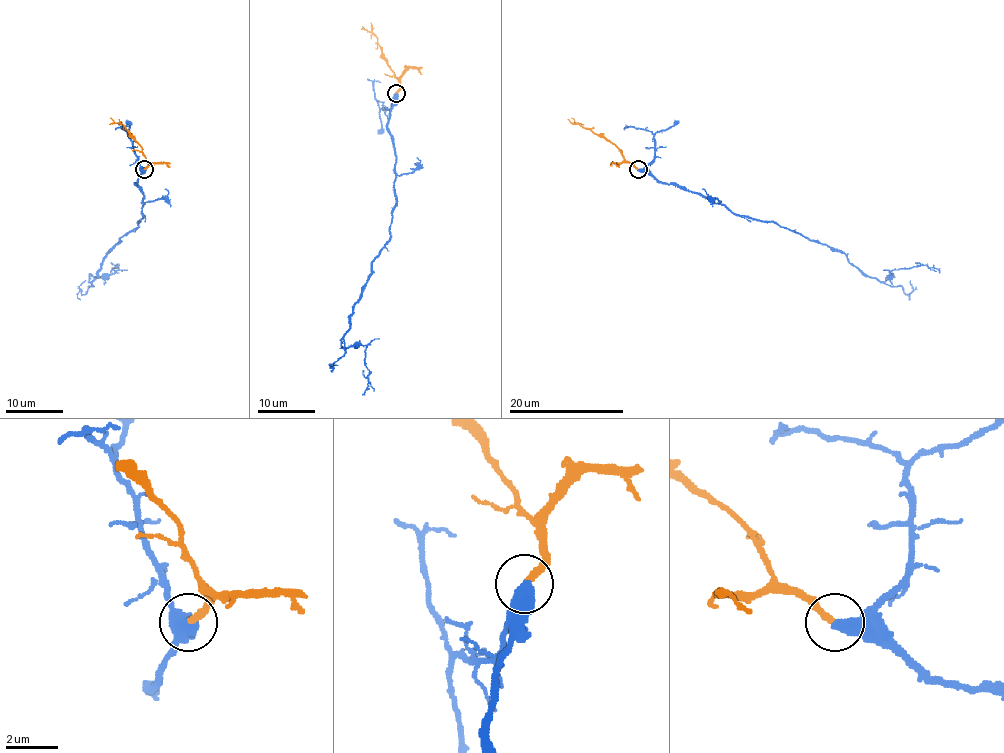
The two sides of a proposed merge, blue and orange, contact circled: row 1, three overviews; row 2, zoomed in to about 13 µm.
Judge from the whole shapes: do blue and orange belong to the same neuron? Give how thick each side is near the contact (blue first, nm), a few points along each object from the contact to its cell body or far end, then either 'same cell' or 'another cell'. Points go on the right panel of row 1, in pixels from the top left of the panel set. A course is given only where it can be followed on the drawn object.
550/260 nm | blue via (637, 169), (741, 215), (818, 240), (883, 281), (893, 270), (915, 265), (927, 264), (940, 273) | orange via (637, 169), (617, 148), (571, 118) | same cell

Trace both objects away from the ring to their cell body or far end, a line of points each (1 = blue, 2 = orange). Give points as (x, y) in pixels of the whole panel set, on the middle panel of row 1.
1: (396, 92), (387, 122), (396, 157), (389, 241), (372, 263), (341, 346), (366, 348), (369, 382), (362, 395)
2: (396, 92), (400, 82), (383, 57), (377, 38), (362, 26)

